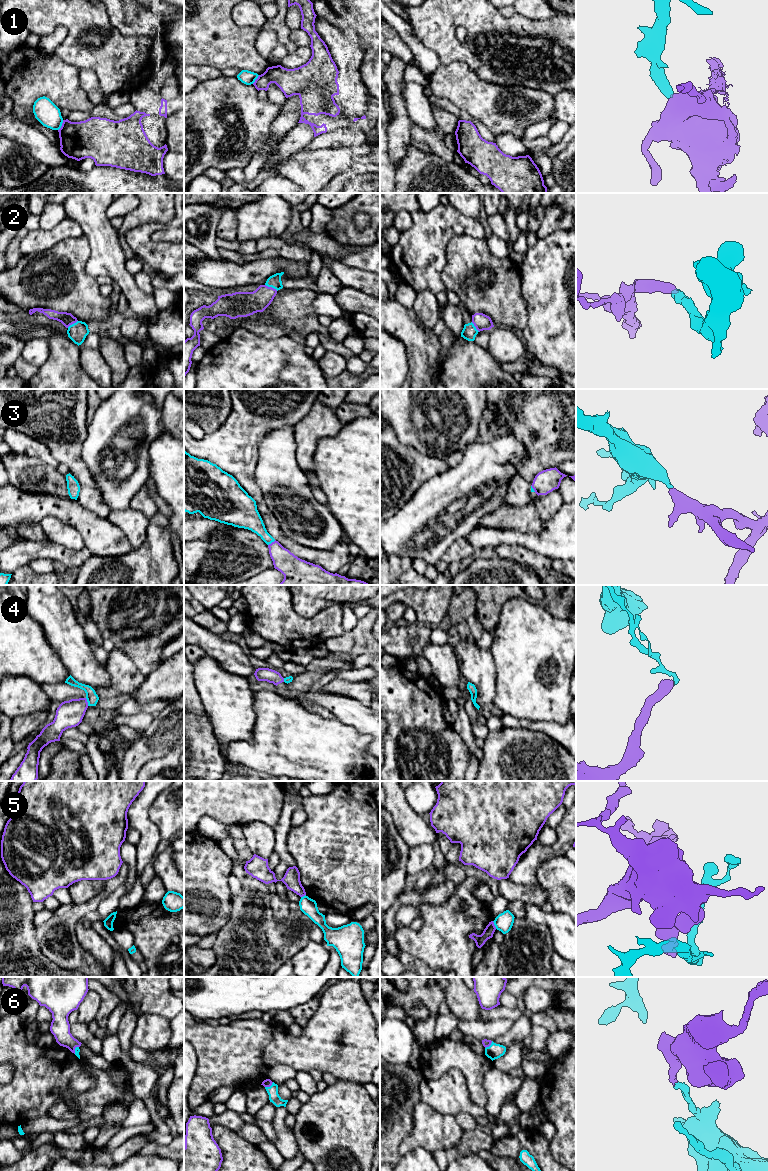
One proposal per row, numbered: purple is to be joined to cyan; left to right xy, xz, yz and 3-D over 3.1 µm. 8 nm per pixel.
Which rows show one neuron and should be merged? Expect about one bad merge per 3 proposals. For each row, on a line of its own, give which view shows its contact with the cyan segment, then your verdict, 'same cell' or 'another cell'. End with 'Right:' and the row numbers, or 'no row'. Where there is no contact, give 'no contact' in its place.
1: contact in xy; another cell
2: contact in xz; same cell
3: contact in xz; same cell
4: contact in xy; same cell
5: contact in yz; another cell
6: contact in xz; same cell
Right: 2, 3, 4, 6

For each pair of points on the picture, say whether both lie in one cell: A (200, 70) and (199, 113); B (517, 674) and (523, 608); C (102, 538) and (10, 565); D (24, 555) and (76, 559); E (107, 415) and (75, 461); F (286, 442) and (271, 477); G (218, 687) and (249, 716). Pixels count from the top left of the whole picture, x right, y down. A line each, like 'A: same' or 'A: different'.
A: different
B: same
C: different
D: same
E: different
F: same
G: same

